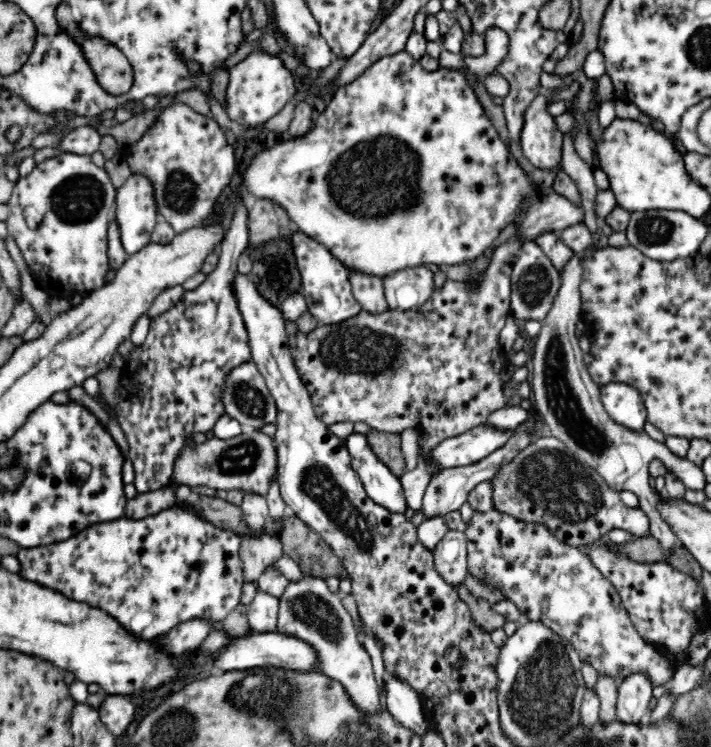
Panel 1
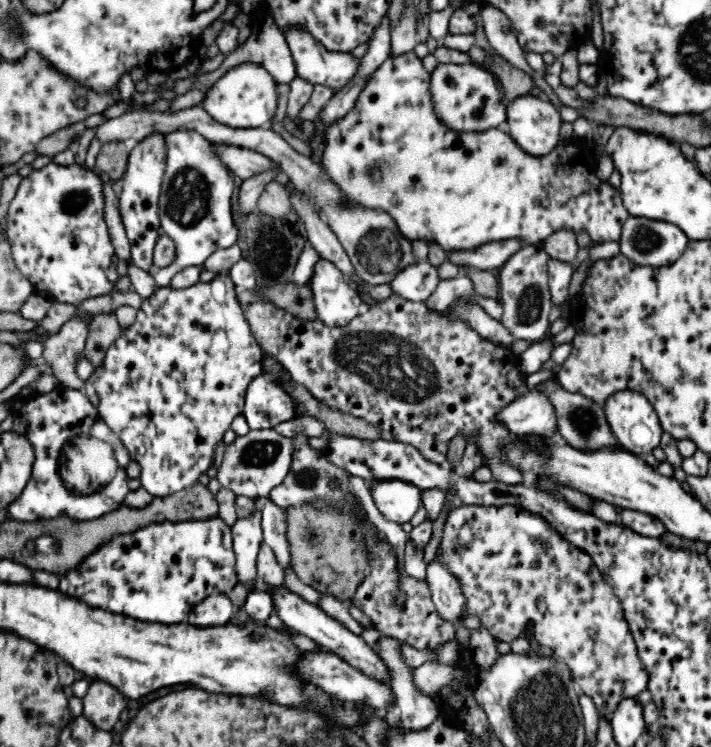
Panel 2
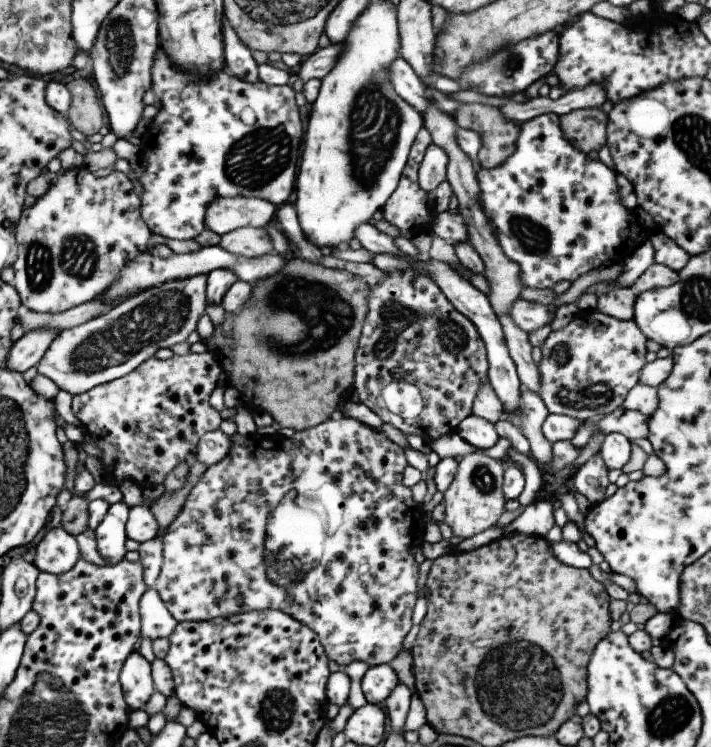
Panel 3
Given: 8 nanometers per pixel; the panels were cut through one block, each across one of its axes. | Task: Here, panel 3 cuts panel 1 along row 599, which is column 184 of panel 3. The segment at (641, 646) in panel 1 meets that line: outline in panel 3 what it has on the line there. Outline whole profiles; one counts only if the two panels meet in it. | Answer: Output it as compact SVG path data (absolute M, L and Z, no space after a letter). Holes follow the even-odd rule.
M338 415L311 428L294 431L290 438L280 437L276 433L268 436L261 436L258 433L240 436L235 433L229 437L229 440L231 440L229 452L217 464L212 464L205 469L197 480L197 484L187 493L181 512L171 521L161 540L162 564L154 589L163 602L163 606L177 622L199 622L218 616L229 616L229 614L243 612L243 610L255 610L255 608L257 610L259 608L261 610L279 608L281 612L287 612L291 618L295 618L297 622L310 628L311 632L314 632L315 636L319 638L319 644L323 646L325 656L339 667L347 666L351 662L365 662L369 667L391 662L402 650L403 639L412 627L411 615L414 602L417 600L419 567L413 559L413 554L422 547L426 527L422 520L421 505L413 501L411 491L401 483L401 473L406 466L403 449L387 439L380 430L373 430L358 420Z

